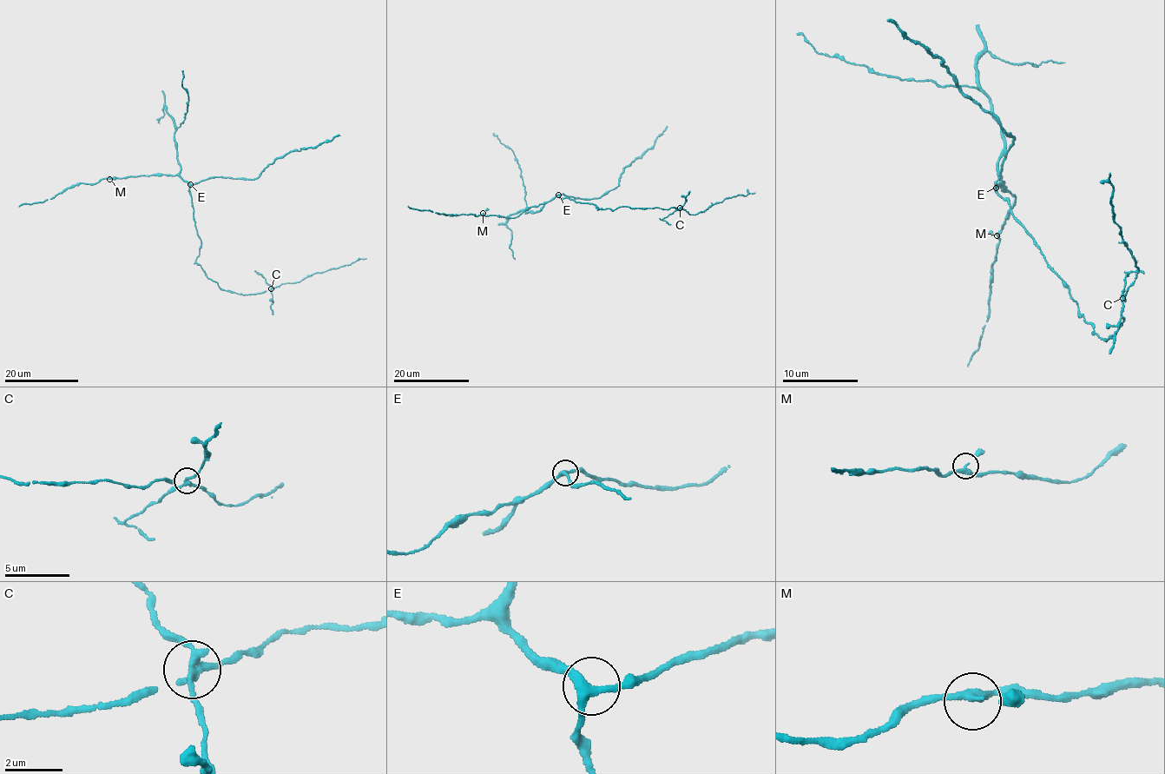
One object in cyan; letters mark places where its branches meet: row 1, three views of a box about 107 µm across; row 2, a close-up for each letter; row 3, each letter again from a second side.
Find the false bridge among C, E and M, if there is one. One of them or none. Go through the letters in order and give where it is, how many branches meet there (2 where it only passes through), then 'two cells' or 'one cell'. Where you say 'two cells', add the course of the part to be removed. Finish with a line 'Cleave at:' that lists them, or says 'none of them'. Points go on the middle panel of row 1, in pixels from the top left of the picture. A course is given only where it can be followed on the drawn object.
C: place (680, 208); branches 3; two cells; course (680, 208), (662, 220), (670, 224)
E: place (558, 195); branches 3; one cell
M: place (483, 213); branches 3; one cell
Cleave at: C

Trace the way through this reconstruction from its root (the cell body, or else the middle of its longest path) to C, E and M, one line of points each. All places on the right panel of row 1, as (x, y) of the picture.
C: (1043, 255), (1069, 290), (1080, 314), (1093, 327), (1092, 334), (1104, 340), (1115, 333), (1124, 320), (1123, 297)
E: (1043, 255), (1036, 241), (1014, 216), (1010, 201), (998, 194), (996, 188)
M: (1043, 255), (1036, 241), (1014, 216), (1010, 201), (996, 190), (1002, 178), (1000, 188), (1016, 199), (997, 235)

